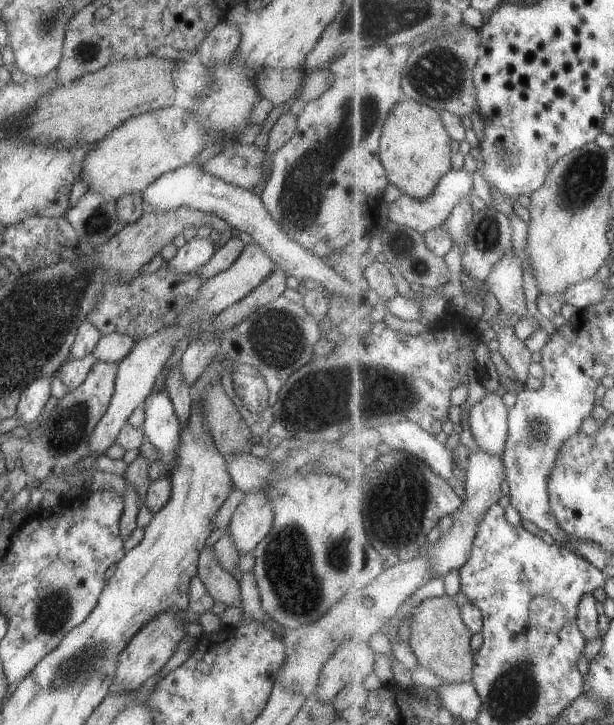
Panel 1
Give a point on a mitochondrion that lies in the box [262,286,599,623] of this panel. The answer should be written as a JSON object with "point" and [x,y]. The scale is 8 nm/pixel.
{"point":[318,400]}

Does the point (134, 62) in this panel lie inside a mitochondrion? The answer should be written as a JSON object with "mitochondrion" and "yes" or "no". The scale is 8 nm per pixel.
{"mitochondrion":"no"}

